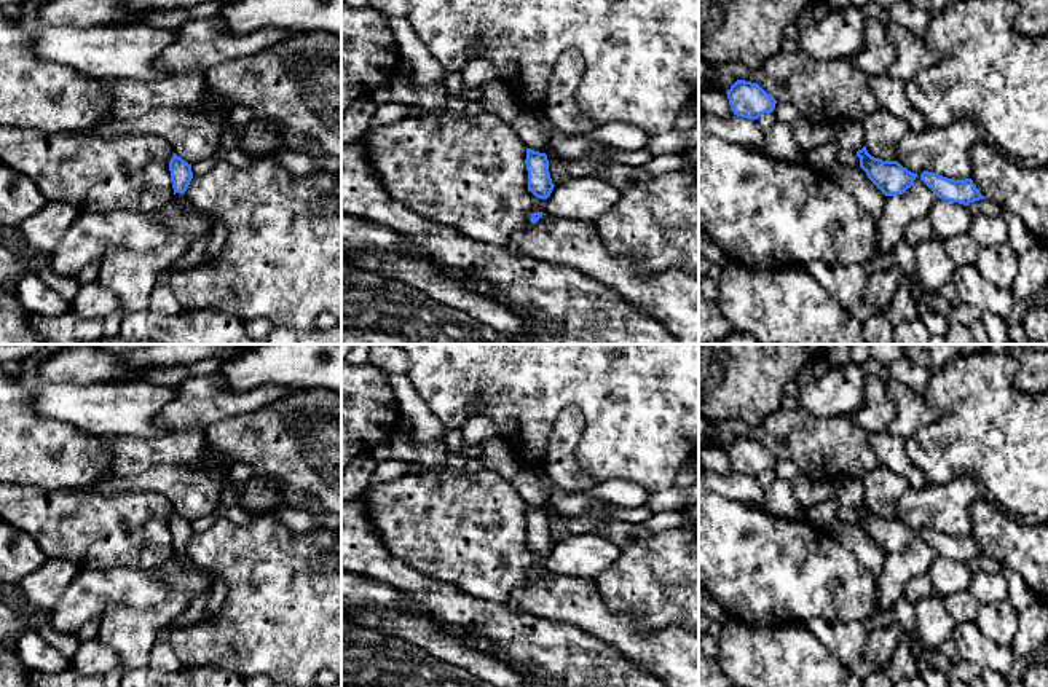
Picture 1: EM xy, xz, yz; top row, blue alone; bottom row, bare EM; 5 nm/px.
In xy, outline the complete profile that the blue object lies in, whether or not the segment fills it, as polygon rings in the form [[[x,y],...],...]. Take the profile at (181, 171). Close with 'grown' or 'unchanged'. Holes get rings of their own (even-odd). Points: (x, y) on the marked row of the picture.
[[[174,153],[169,161],[169,171],[171,171],[174,194],[185,193],[193,179],[191,164],[188,164]]]; unchanged

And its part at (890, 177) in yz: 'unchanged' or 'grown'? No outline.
unchanged

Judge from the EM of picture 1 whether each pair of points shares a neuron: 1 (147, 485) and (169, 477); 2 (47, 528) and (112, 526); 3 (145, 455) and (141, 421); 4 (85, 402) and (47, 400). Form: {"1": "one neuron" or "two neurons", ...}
{"1": "one neuron", "2": "one neuron", "3": "two neurons", "4": "one neuron"}

